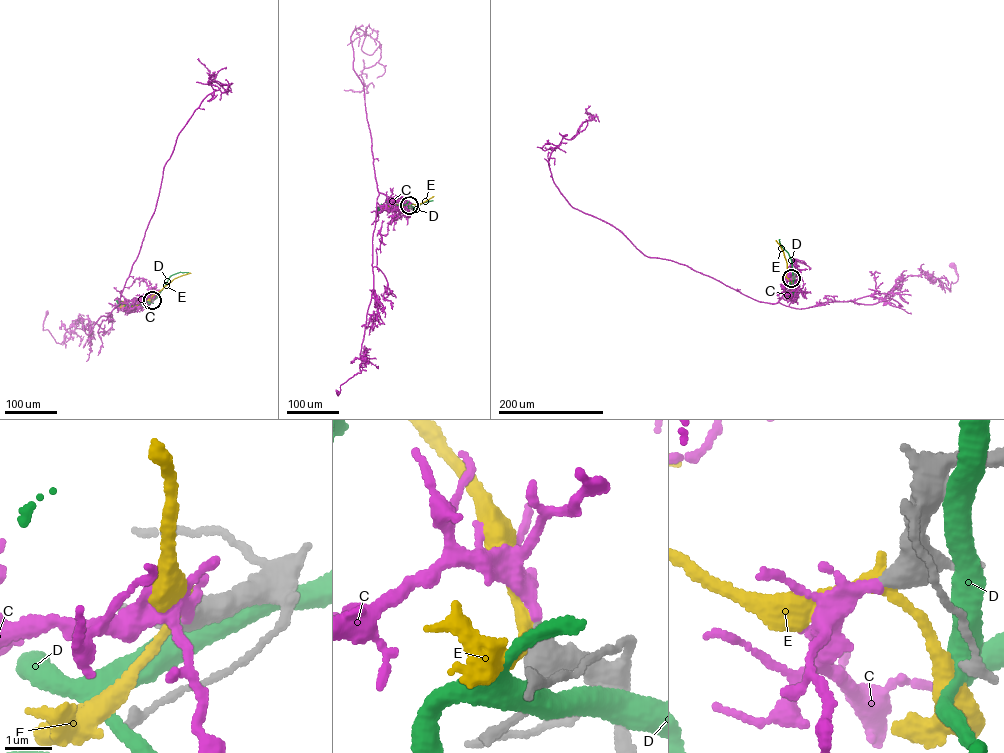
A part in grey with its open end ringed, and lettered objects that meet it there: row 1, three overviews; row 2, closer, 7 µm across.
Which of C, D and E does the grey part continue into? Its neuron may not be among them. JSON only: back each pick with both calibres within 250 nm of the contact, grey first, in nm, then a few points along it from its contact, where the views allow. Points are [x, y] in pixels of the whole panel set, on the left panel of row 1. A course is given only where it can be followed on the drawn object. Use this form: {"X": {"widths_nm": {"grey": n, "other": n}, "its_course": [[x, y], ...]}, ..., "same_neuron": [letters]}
{"C": {"widths_nm": {"grey": 380, "other": 200}, "its_course": [[152, 300], [121, 302], [88, 335], [79, 318], [72, 321], [60, 344], [43, 330], [47, 312]]}, "same_neuron": ["C"]}

